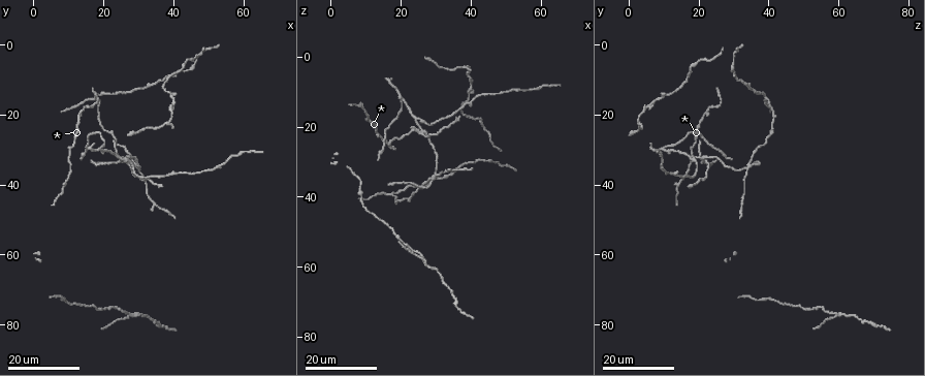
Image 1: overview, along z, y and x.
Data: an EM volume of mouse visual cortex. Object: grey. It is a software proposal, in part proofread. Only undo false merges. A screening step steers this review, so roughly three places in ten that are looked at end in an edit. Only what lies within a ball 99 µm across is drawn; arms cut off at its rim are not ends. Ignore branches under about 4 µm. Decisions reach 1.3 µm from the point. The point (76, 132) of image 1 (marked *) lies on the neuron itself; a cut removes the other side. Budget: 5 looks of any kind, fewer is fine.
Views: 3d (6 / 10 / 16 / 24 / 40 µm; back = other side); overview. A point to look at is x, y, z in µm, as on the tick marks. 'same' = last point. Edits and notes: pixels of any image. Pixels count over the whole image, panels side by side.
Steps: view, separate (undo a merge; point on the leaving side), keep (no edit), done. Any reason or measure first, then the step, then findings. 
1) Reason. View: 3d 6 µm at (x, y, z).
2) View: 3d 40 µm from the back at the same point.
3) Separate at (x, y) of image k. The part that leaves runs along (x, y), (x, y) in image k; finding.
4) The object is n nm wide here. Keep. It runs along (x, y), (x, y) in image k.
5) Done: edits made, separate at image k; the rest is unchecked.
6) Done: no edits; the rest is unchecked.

Three-way junction. View: 3d 24 µm at (39.5, 14.5, 10.0).

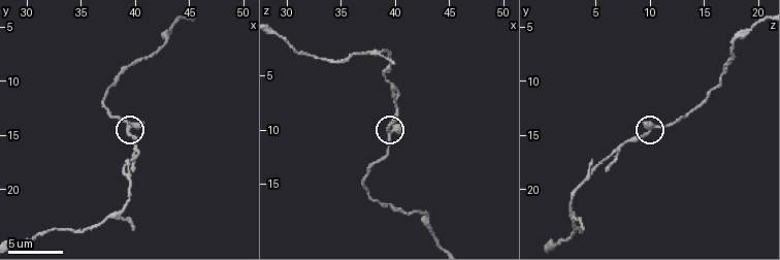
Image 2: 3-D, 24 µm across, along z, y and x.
Zoom in. View: 3d 10 µm at (39.4, 14.4, 10.2).

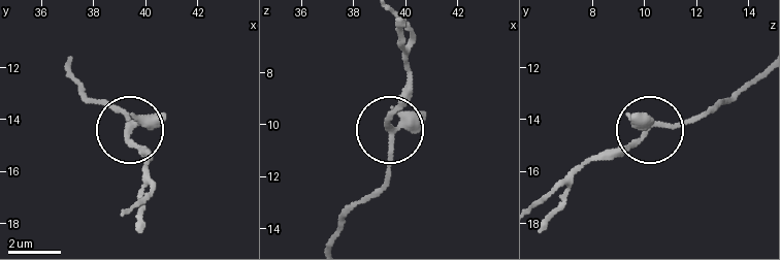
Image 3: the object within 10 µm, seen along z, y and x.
Keep. It runs along (757, 74), (730, 99), (697, 117), (657, 124), (607, 159) in image 3; one neuron here.

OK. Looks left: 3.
Calibre changes. View: 3d 16 µm at (43.5, 7.0, 30.0).

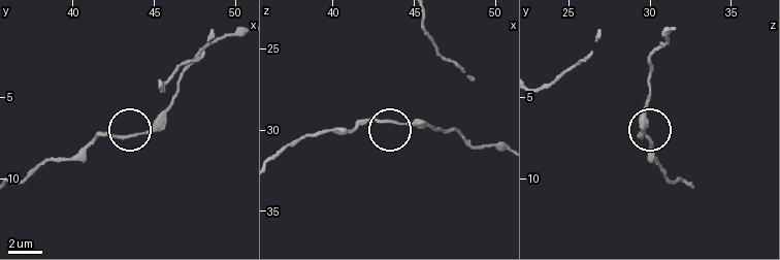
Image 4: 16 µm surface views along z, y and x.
View: 3d 10 µm at (43.9, 7.3, 29.7).

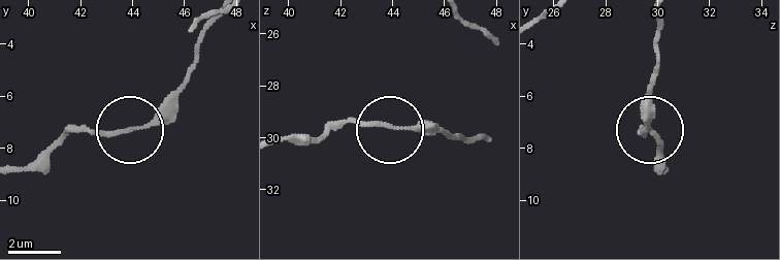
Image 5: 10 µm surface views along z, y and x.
Other side. View: 3d 10 µm from the back at (43.9, 7.2, 29.5).

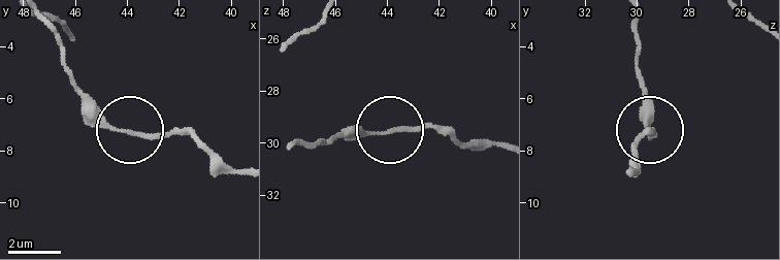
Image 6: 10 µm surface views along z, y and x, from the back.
Keep. It runs along (499, 148), (466, 148), (426, 128), (335, 134) in image 6; continuous, no second neuron.

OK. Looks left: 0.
Done: no edits; the rest is unchecked.

